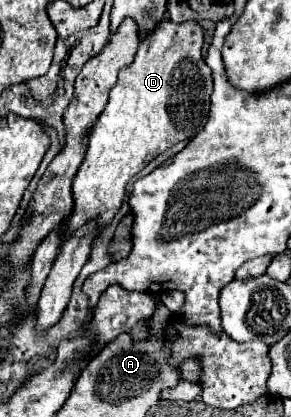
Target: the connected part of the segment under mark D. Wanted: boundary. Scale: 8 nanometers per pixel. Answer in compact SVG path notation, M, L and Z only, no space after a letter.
M161 20L157 28L141 40L135 60L119 72L119 80L109 94L109 102L91 130L83 164L73 180L75 206L73 214L67 220L65 236L73 234L73 230L91 220L99 224L99 230L105 224L109 224L121 208L127 182L137 172L141 172L157 154L165 152L177 142L191 140L203 128L209 114L209 96L213 90L213 80L209 66L203 62L201 48L203 48L203 28L199 26L199 22L177 24L171 20Z

